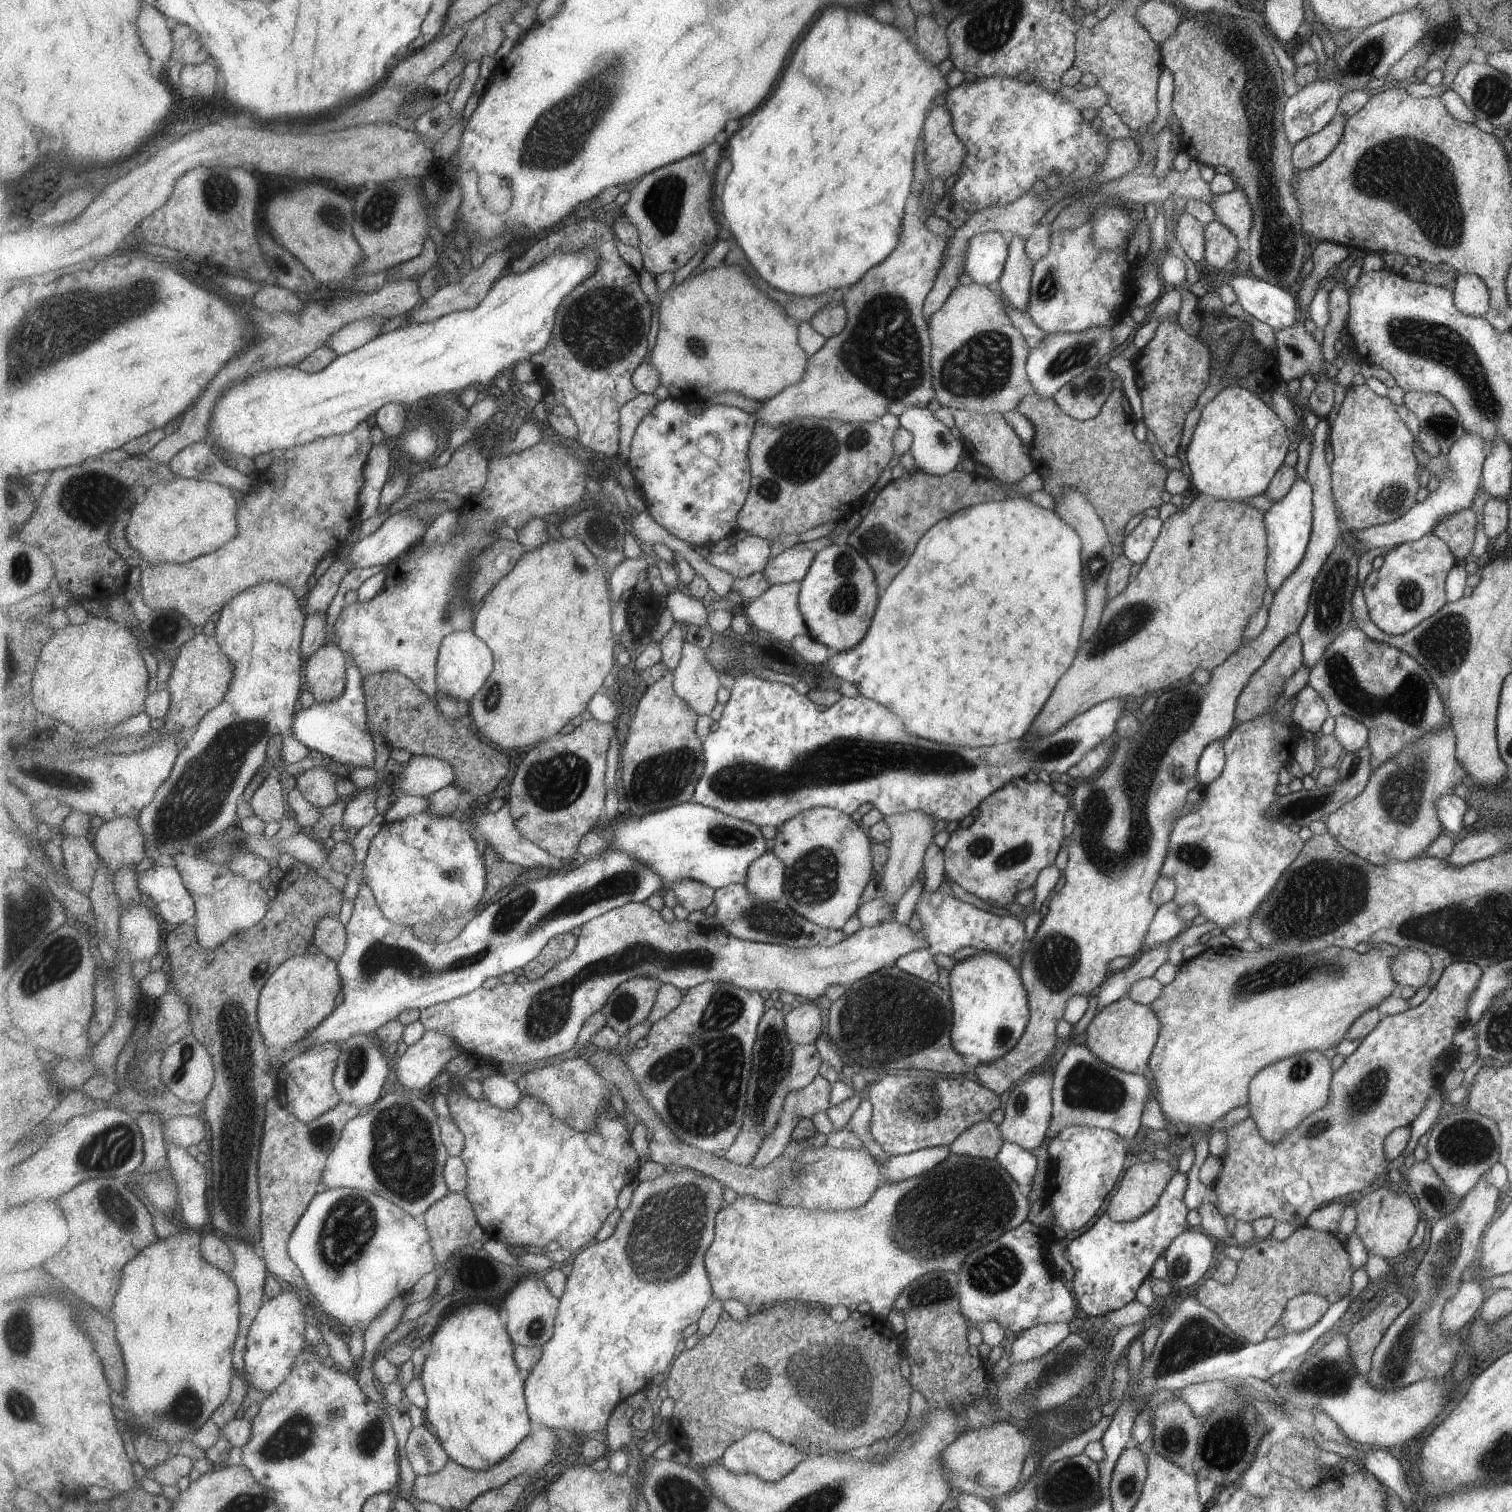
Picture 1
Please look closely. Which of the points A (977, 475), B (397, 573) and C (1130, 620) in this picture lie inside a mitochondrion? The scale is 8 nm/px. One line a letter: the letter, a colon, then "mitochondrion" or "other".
A: other
B: other
C: mitochondrion

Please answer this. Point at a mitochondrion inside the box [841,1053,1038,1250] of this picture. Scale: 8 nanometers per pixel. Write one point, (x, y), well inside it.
(921, 1102)

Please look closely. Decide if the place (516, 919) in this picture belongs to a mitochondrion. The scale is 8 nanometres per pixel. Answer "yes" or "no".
yes

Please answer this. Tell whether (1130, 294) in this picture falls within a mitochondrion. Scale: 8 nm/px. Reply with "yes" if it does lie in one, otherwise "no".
no

